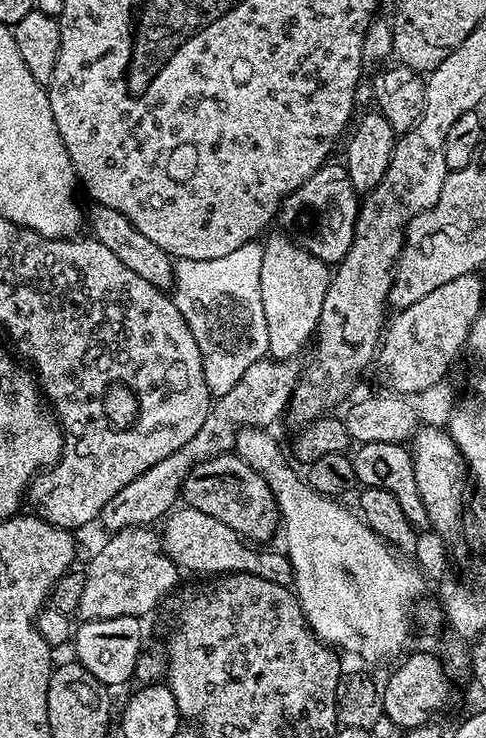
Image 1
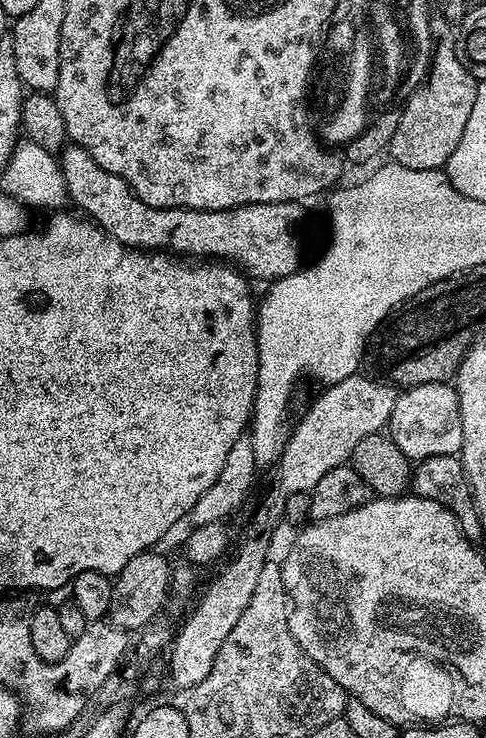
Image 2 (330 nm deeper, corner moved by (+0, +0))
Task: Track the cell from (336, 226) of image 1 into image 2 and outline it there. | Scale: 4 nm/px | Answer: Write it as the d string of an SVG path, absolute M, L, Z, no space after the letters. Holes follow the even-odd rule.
M69 143L64 151L59 153L60 169L62 170L62 178L66 178L66 190L68 191L68 199L74 205L77 204L81 208L79 211L97 228L101 228L106 234L110 234L118 242L122 242L128 248L139 248L146 252L163 252L179 256L181 258L195 258L200 262L227 262L241 270L249 277L257 276L260 280L268 280L267 282L275 282L281 280L283 276L289 276L295 272L301 271L302 263L300 259L304 256L304 212L299 203L295 200L287 200L286 202L278 202L277 204L244 204L240 208L227 208L226 210L218 210L217 212L201 212L199 208L151 208L146 202L142 202L133 192L132 187L128 185L122 178L118 178L118 174L110 174L110 170L102 170L102 166L98 166L98 162L94 162L94 158L90 158L90 154L86 149L78 144Z

